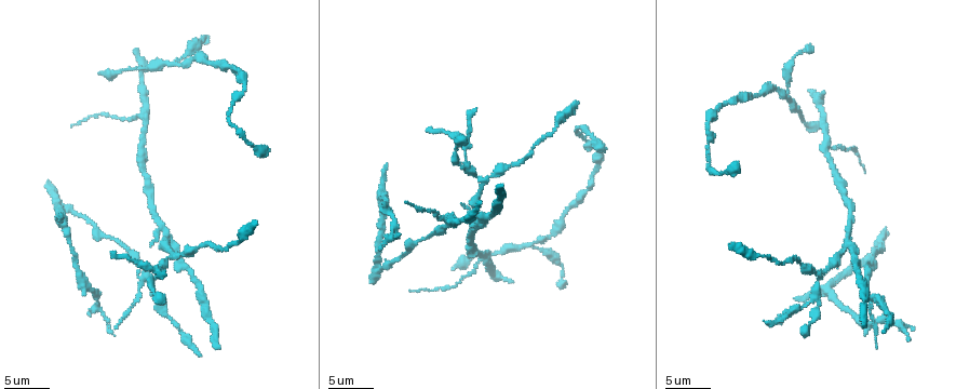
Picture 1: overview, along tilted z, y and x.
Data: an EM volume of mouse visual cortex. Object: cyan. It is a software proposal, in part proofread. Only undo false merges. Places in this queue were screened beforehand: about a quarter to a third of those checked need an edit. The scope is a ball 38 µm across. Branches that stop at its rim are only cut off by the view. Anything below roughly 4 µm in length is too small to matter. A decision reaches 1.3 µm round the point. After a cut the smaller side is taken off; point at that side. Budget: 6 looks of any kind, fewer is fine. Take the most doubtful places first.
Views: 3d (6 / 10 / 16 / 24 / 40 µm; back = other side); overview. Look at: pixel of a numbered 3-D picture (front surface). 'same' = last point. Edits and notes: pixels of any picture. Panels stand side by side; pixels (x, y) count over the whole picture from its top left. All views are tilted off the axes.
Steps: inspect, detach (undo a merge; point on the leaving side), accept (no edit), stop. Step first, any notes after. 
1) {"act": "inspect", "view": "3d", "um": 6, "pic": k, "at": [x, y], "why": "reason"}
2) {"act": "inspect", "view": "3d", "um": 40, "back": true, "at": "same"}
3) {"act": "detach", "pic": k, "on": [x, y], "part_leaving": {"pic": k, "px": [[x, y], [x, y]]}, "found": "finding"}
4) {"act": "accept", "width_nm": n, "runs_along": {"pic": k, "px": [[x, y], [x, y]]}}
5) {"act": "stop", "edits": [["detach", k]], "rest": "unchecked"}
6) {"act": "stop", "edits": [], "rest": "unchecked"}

{"act": "inspect", "view": "3d", "um": 10, "pic": 1, "at": [141, 115], "why": "three-way junction"}

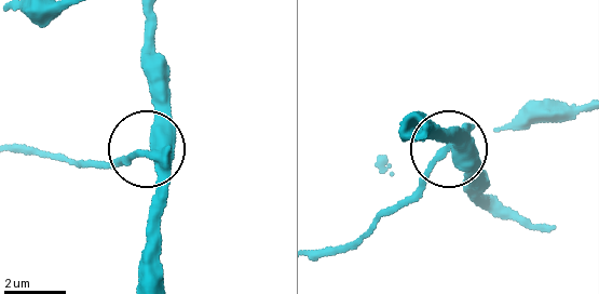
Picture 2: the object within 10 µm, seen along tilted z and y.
{"act": "accept", "runs_along": {"pic": 2, "px": [[425, 133], [455, 147], [402, 202]]}, "found": "all the same neuron"}

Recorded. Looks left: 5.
{"act": "inspect", "view": "3d", "um": 16, "pic": 1, "at": [172, 257]}

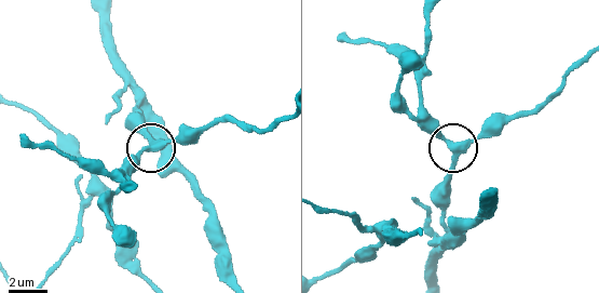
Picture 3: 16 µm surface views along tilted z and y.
{"act": "inspect", "view": "3d", "um": 6, "pic": 3, "at": [155, 149], "why": "closer look"}

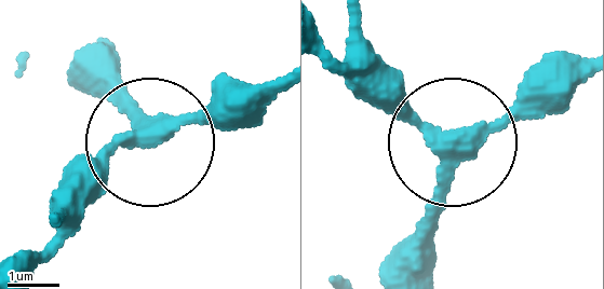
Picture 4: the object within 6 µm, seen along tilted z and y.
{"act": "accept", "side_arm_um": 11, "found": "all the same neuron"}

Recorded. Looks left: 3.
{"act": "inspect", "view": "3d", "um": 6, "pic": 1, "at": [143, 275], "why": "branch point"}

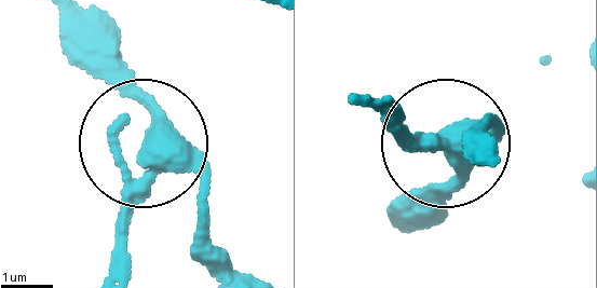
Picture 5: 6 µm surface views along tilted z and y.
{"act": "detach", "pic": 5, "on": [119, 242], "side_arm_um": 7, "arms": 3, "found": "two neurons meet here"}

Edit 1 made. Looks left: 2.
{"act": "stop", "edits": [["detach", 5]], "rest": "unchecked"}

